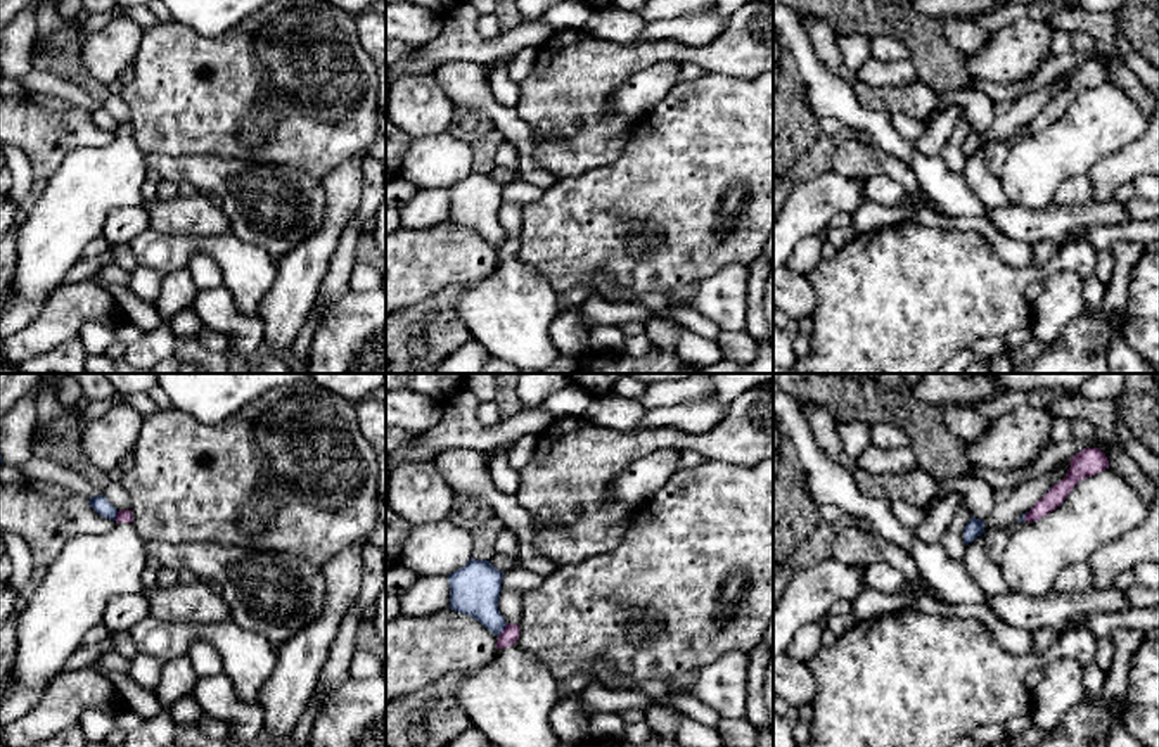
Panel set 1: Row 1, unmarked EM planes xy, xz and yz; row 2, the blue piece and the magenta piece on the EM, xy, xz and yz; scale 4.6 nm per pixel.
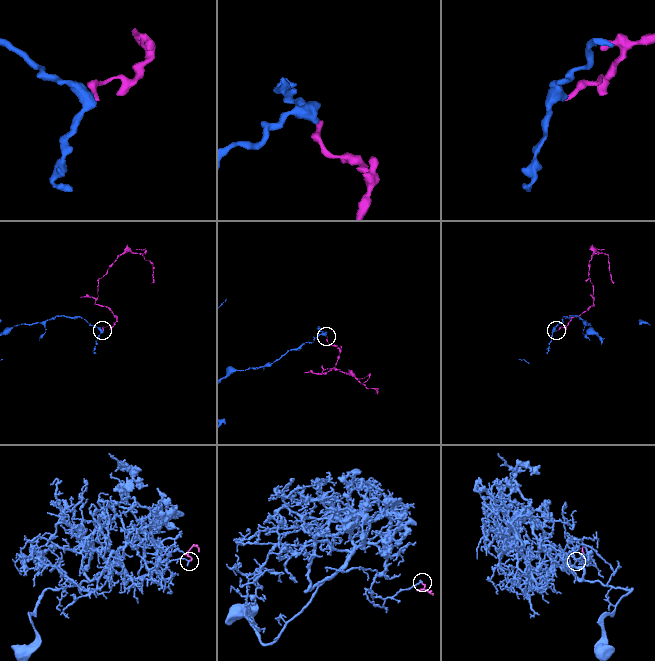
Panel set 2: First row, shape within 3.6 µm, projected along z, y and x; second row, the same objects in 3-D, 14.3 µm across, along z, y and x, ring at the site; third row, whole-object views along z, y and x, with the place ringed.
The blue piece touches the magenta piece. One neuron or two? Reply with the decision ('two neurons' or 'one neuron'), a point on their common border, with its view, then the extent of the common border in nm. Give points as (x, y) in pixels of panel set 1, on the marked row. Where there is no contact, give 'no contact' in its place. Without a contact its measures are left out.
two neurons; meets blue in xz at (502, 630); contact 80 nm long

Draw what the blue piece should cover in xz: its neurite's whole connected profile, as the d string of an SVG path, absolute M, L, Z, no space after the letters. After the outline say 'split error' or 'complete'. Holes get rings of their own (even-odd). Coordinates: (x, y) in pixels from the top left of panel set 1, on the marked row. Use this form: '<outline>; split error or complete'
M471 559L448 576L450 609L479 621L488 631L498 635L507 622L498 610L503 571L490 560Z; complete

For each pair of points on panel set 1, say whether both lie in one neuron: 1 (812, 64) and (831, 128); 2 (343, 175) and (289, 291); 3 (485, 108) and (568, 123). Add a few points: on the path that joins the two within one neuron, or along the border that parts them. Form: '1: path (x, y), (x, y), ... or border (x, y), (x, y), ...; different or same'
1: border (817, 118), (836, 118), (846, 132); different
2: path (341, 204), (332, 229), (307, 261); same
3: border (516, 108), (518, 114), (531, 128); different

